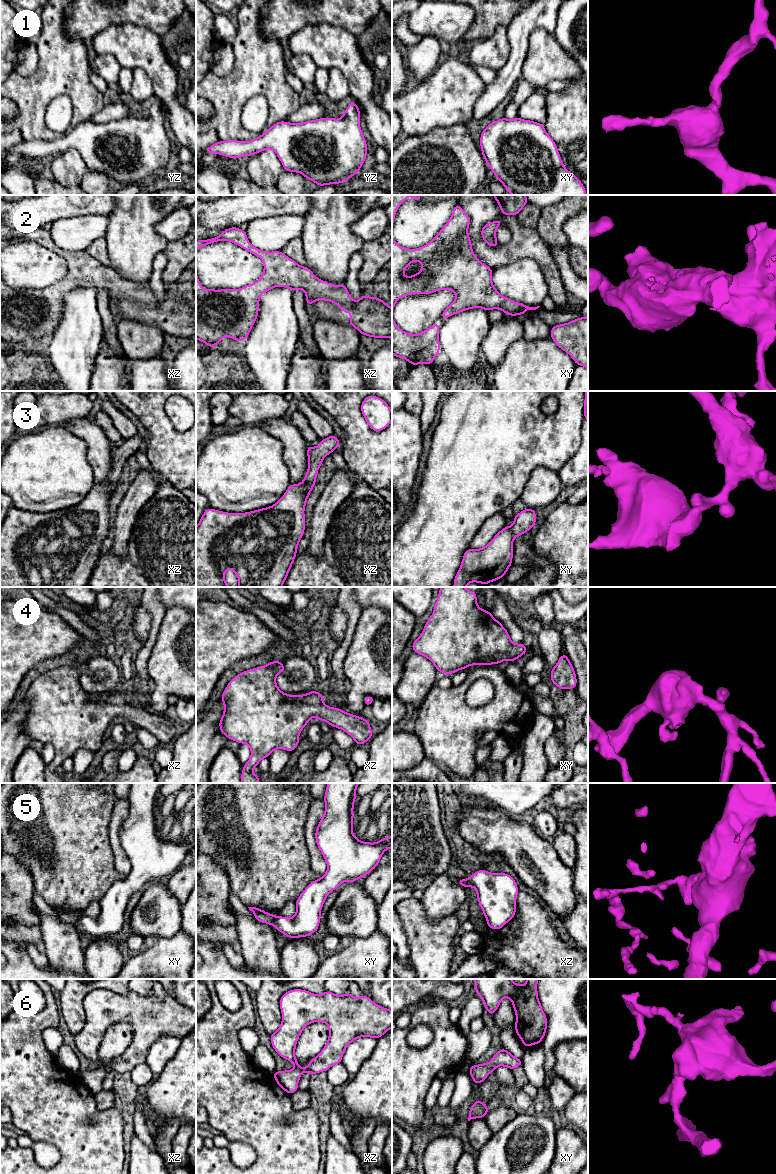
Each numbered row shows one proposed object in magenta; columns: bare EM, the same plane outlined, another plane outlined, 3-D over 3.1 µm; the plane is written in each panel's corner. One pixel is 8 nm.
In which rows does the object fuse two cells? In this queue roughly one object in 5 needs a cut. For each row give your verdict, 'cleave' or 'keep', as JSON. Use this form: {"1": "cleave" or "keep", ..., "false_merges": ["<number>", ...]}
{"1": "keep", "2": "keep", "3": "keep", "4": "keep", "5": "cleave", "6": "keep", "false_merges": ["5"]}

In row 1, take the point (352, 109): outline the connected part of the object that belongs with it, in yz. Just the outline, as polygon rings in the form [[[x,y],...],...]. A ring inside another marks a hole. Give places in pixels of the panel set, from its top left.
[[[350,102],[340,119],[320,118],[303,123],[279,121],[264,134],[251,141],[227,140],[205,149],[205,153],[224,155],[228,158],[252,156],[266,149],[272,149],[283,165],[283,169],[301,173],[319,187],[340,184],[358,174],[367,156],[367,142],[359,125],[360,110]]]

